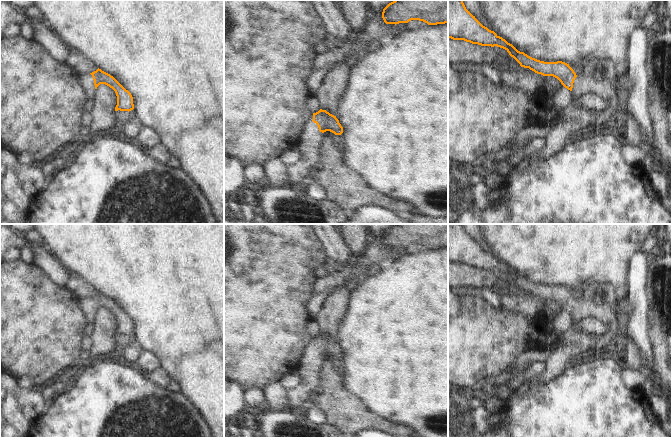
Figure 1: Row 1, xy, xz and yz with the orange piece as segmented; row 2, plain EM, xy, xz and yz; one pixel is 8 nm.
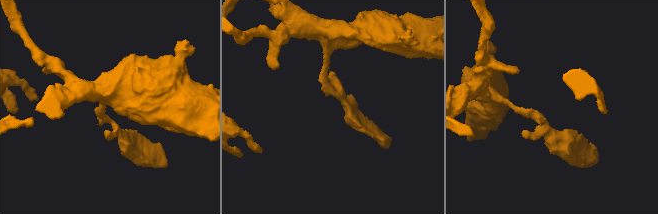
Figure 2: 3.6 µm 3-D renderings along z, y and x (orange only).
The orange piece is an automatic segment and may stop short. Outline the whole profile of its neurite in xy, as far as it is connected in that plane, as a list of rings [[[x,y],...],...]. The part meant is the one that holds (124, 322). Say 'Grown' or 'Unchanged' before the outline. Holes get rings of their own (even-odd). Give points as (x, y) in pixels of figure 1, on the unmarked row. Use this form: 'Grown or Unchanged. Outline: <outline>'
Grown. Outline: [[[97,293],[92,297],[85,297],[79,300],[80,310],[86,320],[93,323],[95,315],[100,308],[105,308],[112,312],[117,320],[115,335],[131,335],[134,333],[133,321],[113,300]]]

